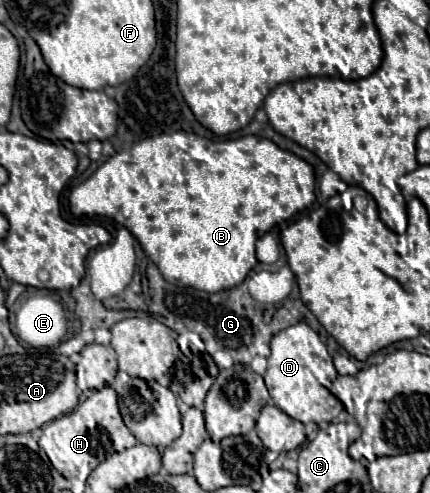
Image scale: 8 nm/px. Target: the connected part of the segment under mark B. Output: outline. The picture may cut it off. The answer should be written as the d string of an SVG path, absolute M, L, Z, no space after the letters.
M178 131L142 139L130 149L112 155L86 181L72 189L70 211L74 215L112 217L138 239L144 253L158 265L166 281L206 293L218 293L240 285L248 271L258 263L254 245L260 235L314 203L314 185L312 165L282 151L268 139L250 135L214 143L198 139L194 133Z

